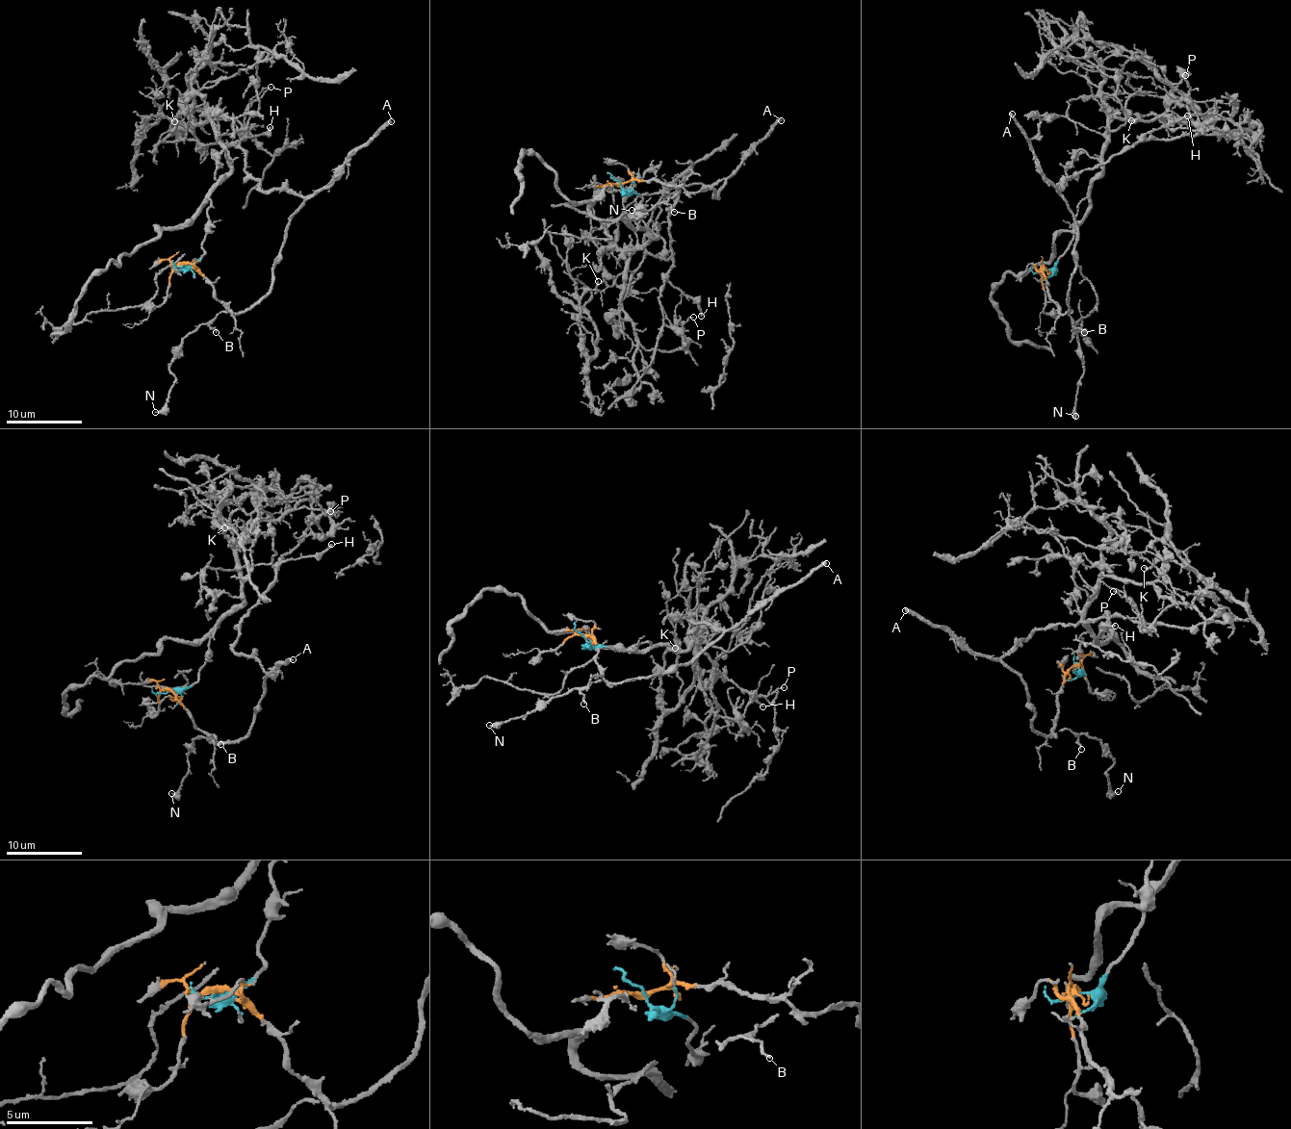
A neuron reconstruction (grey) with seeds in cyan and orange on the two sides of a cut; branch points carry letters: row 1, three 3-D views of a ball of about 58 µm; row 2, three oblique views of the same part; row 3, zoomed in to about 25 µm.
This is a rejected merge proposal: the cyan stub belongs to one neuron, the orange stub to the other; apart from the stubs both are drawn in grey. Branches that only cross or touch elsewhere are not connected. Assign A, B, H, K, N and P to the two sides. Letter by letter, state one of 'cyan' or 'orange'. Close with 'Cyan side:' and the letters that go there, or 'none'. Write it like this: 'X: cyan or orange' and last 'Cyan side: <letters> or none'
A: orange
B: orange
H: orange
K: cyan
N: orange
P: cyan
Cyan side: K, P

